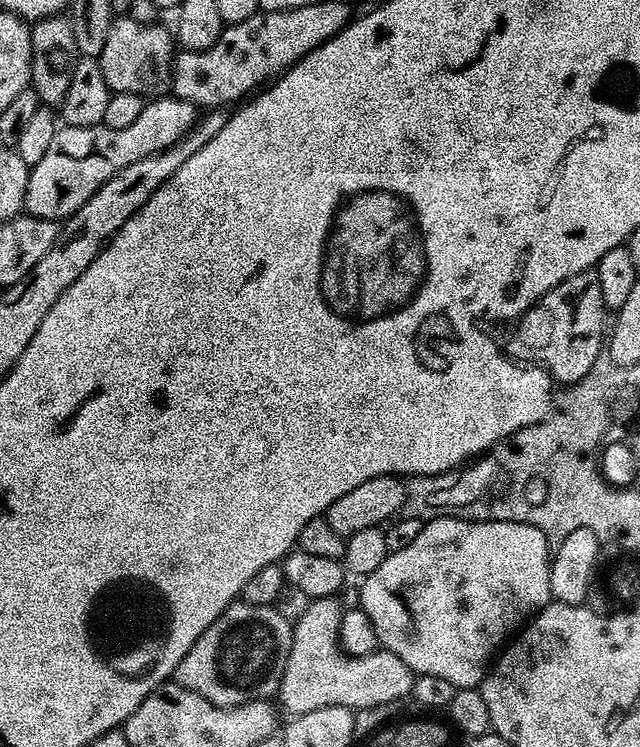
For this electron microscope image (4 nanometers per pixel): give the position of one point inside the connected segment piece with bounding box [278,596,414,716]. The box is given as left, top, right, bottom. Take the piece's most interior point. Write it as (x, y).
(319, 673)

